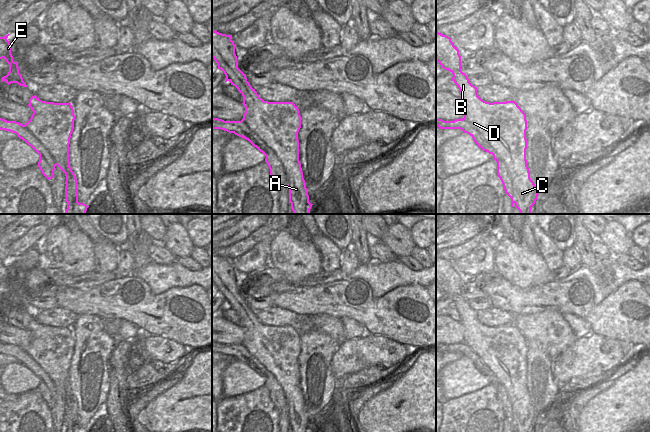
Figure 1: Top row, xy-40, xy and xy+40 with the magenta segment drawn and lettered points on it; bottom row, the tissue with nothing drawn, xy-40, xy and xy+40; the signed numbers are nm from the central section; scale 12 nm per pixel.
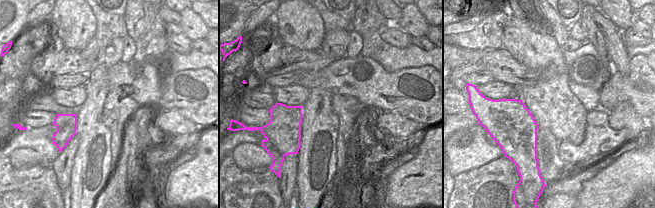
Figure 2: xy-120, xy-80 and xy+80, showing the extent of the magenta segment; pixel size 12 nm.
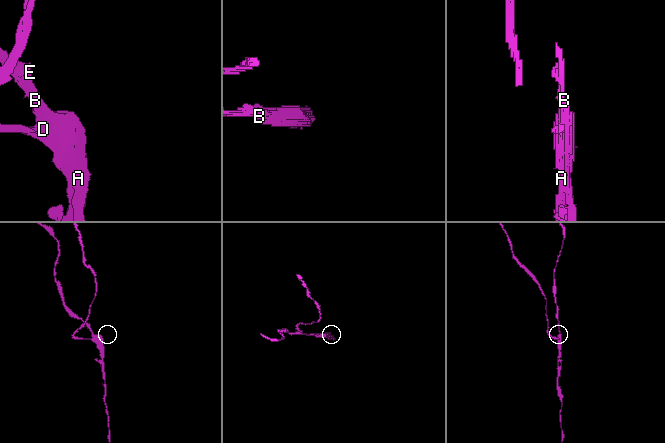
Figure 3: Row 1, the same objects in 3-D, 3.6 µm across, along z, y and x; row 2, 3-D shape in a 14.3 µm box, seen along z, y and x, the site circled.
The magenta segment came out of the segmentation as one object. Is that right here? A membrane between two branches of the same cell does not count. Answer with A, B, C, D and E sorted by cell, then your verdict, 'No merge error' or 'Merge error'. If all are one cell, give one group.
Groups: A / B C D E. Merge error

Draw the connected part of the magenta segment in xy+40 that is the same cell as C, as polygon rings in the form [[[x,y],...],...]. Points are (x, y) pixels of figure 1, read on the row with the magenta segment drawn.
[[[436,29],[436,61],[453,74],[451,81],[458,86],[465,104],[464,119],[477,129],[493,147],[510,174],[518,171],[521,178],[519,201],[520,214],[531,214],[531,207],[538,197],[538,189],[530,178],[526,160],[526,114],[513,101],[486,102],[477,93],[477,87],[469,82],[461,71],[461,56],[451,38]]]

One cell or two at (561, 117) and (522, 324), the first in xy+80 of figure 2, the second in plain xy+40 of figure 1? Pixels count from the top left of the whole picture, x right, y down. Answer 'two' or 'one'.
one

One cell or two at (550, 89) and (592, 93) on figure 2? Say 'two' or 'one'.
two

